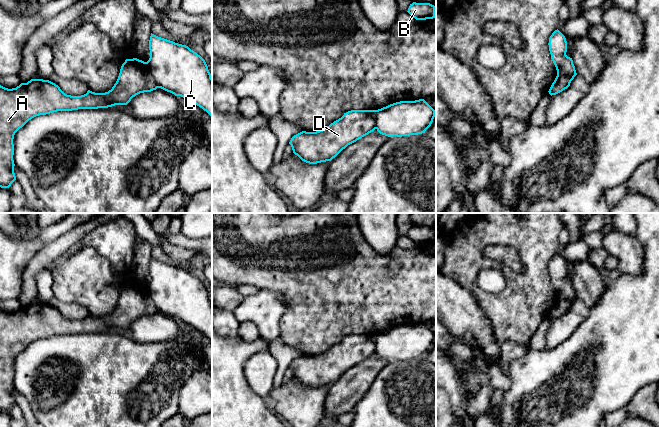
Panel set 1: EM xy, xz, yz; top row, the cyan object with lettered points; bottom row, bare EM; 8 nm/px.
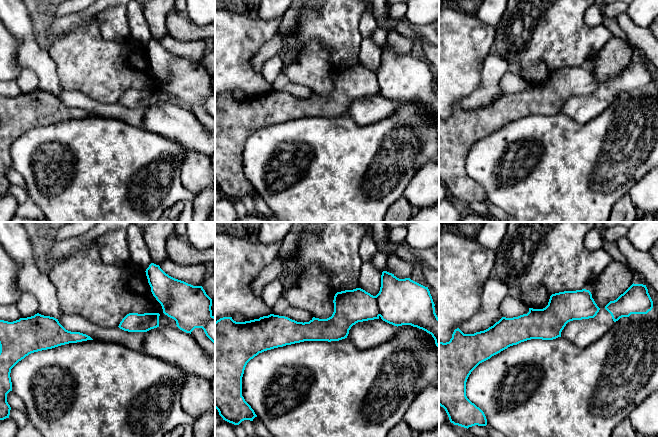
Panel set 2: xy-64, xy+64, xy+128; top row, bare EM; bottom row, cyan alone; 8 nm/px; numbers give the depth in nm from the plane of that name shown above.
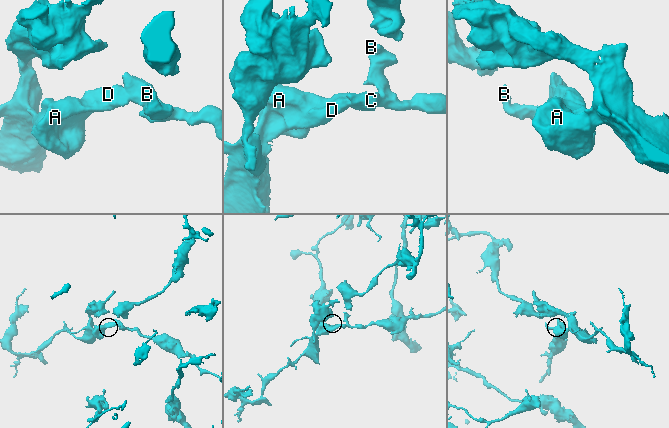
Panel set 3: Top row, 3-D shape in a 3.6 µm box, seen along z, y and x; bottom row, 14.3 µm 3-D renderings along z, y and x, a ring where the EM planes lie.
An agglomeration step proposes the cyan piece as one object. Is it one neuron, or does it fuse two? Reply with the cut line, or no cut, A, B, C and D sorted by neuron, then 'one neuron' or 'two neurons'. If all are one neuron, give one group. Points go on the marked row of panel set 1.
cut xy (145, 62), (158, 87); groups A D / B C; two neurons

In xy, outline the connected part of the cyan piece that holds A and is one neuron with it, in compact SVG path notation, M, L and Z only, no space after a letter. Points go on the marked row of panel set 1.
M137 58L125 60L116 83L105 93L88 90L84 95L71 96L43 79L31 79L12 89L0 85L0 187L9 188L16 180L14 135L32 118L57 111L127 105L136 95L157 88L146 62Z

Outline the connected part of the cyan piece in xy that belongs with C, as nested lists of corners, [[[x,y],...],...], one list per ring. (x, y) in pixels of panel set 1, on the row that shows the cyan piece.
[[[151,33],[150,58],[146,62],[158,88],[181,96],[202,108],[212,117],[212,77],[205,60],[188,46]]]

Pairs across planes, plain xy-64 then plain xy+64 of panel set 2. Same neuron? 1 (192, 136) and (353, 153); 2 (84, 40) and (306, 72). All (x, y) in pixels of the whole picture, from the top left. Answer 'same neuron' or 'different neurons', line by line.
1: different neurons
2: same neuron

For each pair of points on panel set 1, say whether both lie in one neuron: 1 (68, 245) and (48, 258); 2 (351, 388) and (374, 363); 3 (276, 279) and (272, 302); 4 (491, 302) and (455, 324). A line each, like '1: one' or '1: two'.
1: one
2: one
3: two
4: two

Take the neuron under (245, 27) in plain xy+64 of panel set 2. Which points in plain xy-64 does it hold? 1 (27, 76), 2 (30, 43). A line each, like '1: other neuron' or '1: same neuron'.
1: other neuron
2: other neuron

